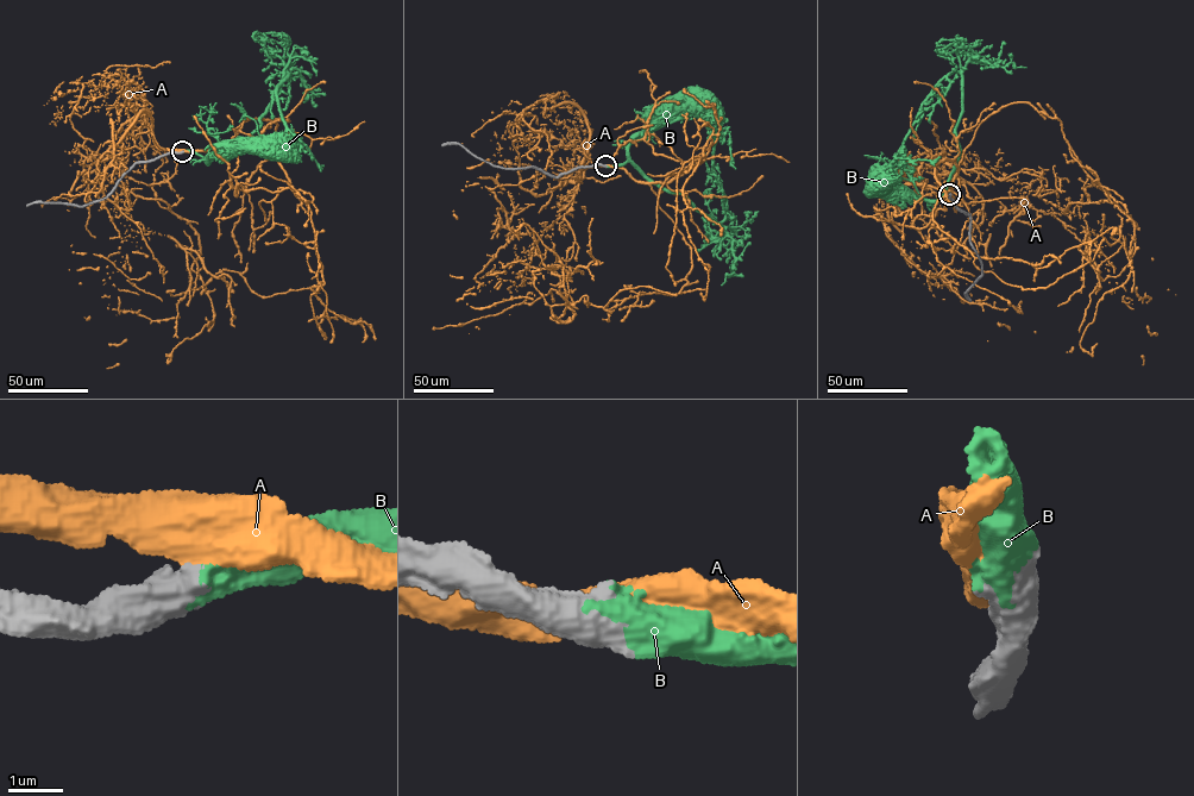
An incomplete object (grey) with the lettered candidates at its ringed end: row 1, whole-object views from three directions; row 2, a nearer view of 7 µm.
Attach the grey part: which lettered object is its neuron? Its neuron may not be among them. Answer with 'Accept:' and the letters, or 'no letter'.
Accept: B

